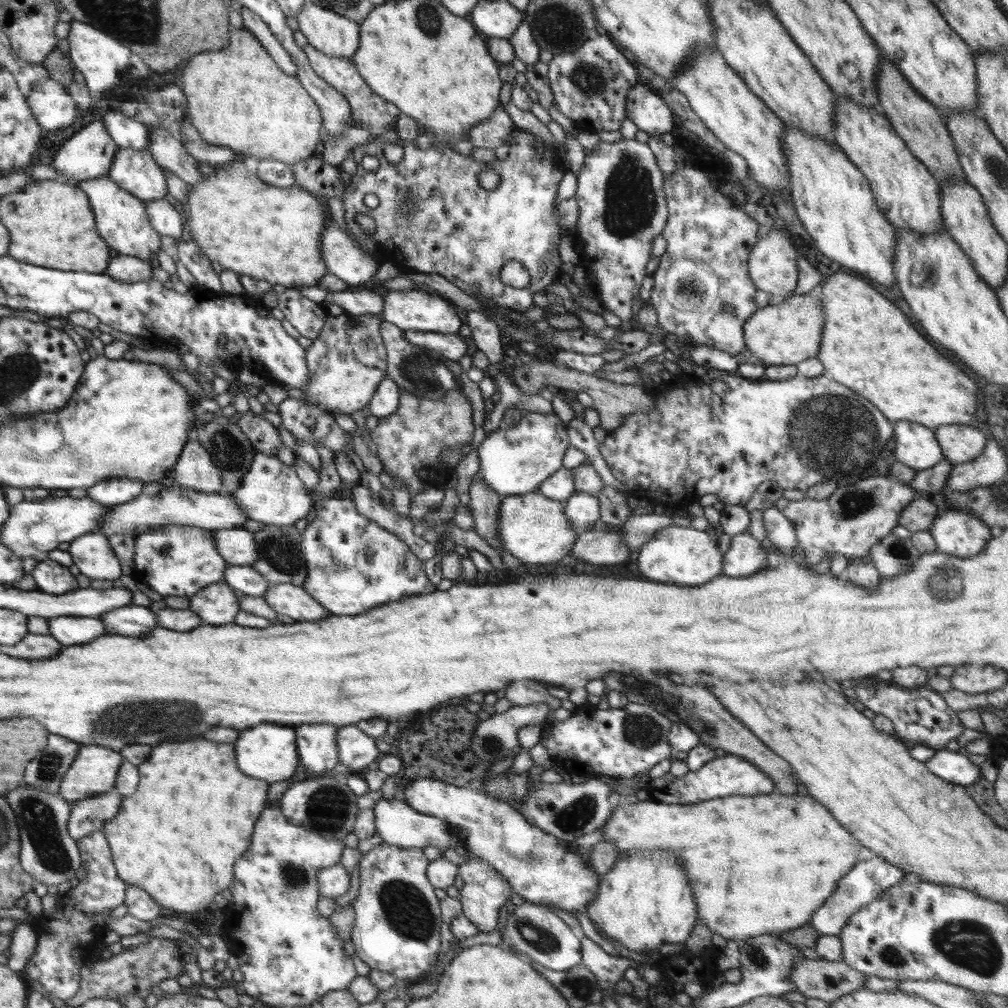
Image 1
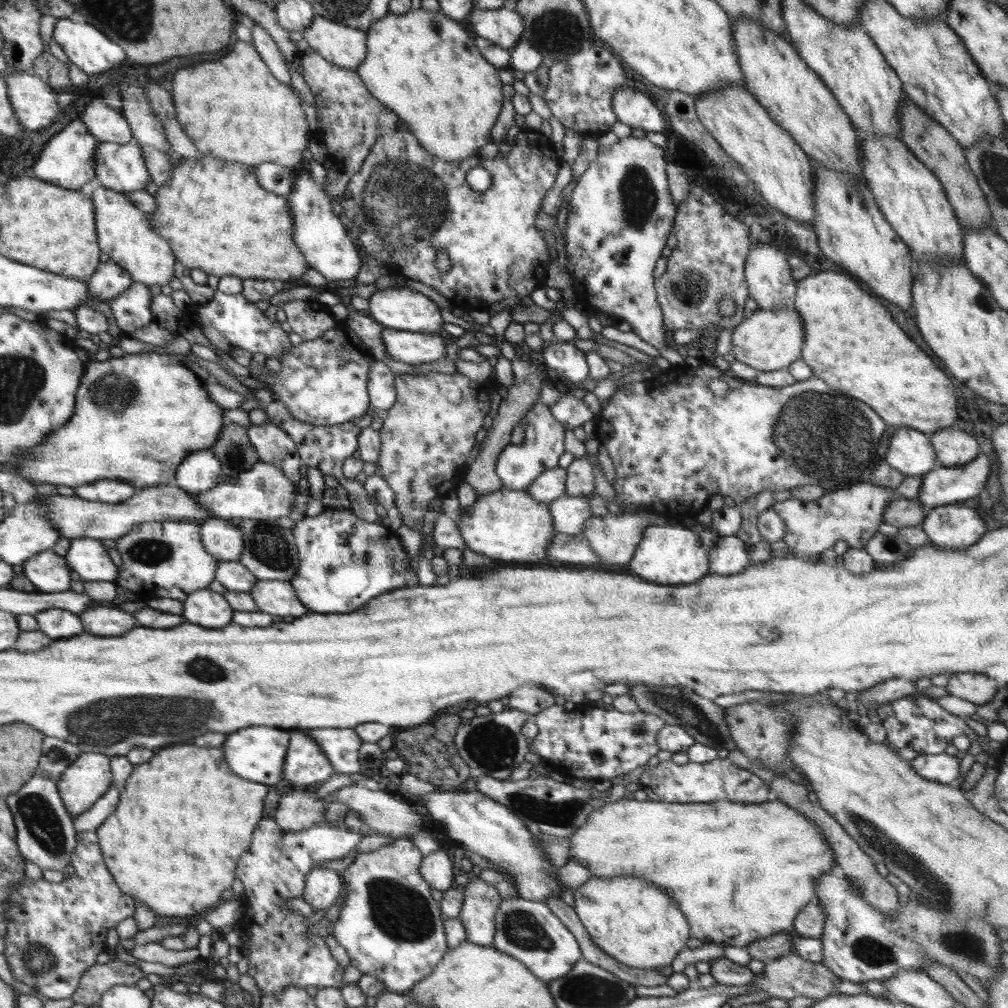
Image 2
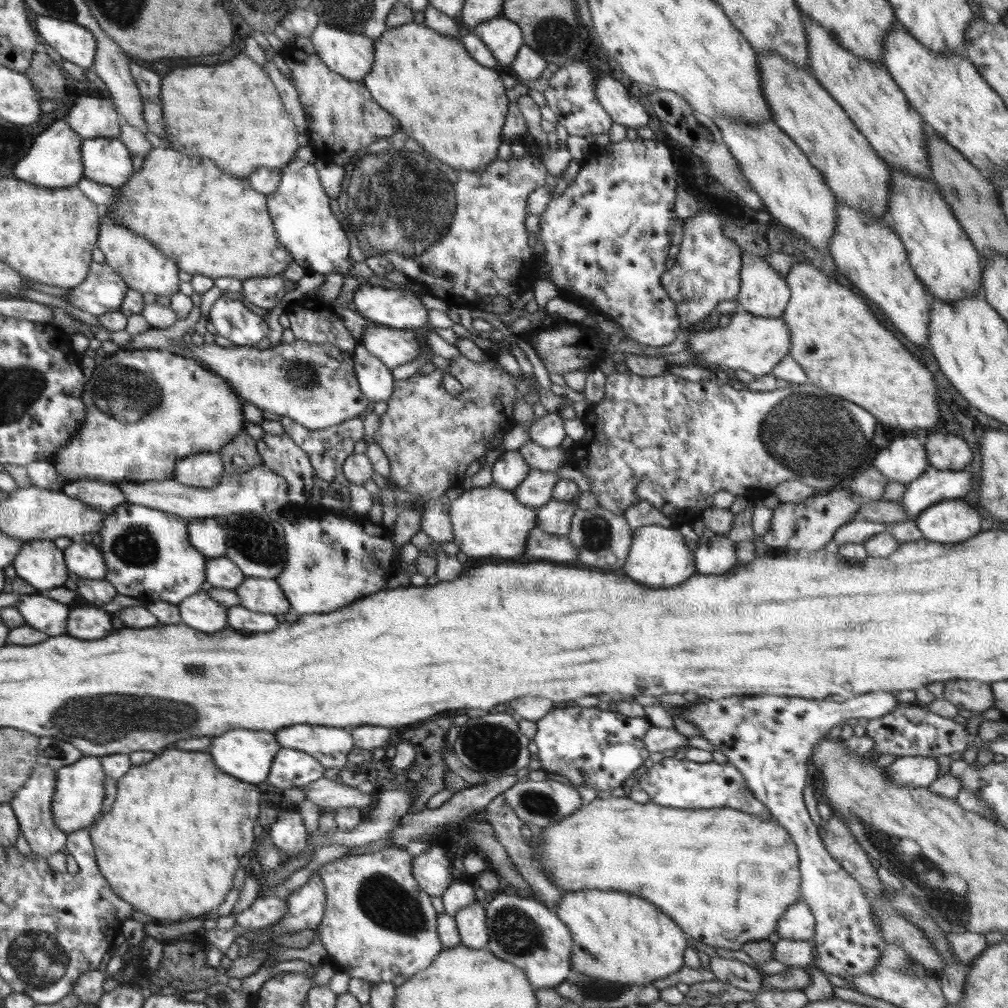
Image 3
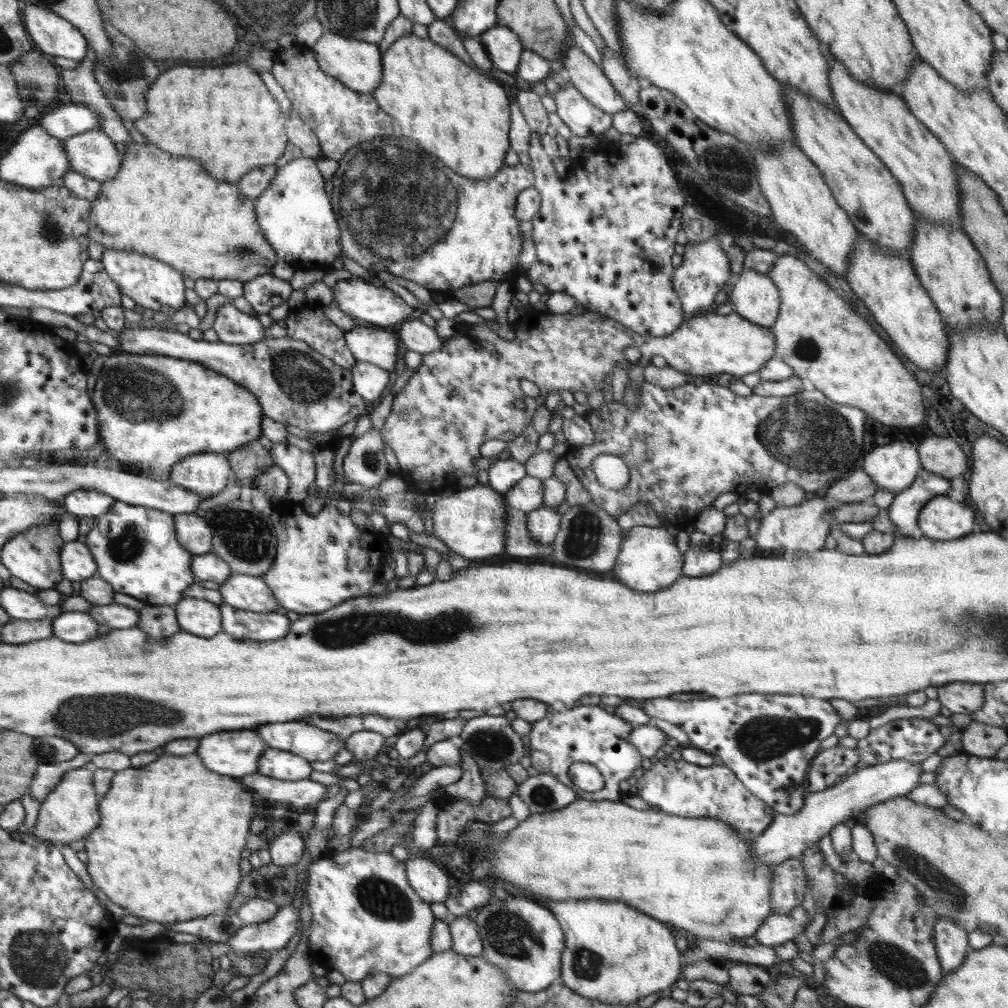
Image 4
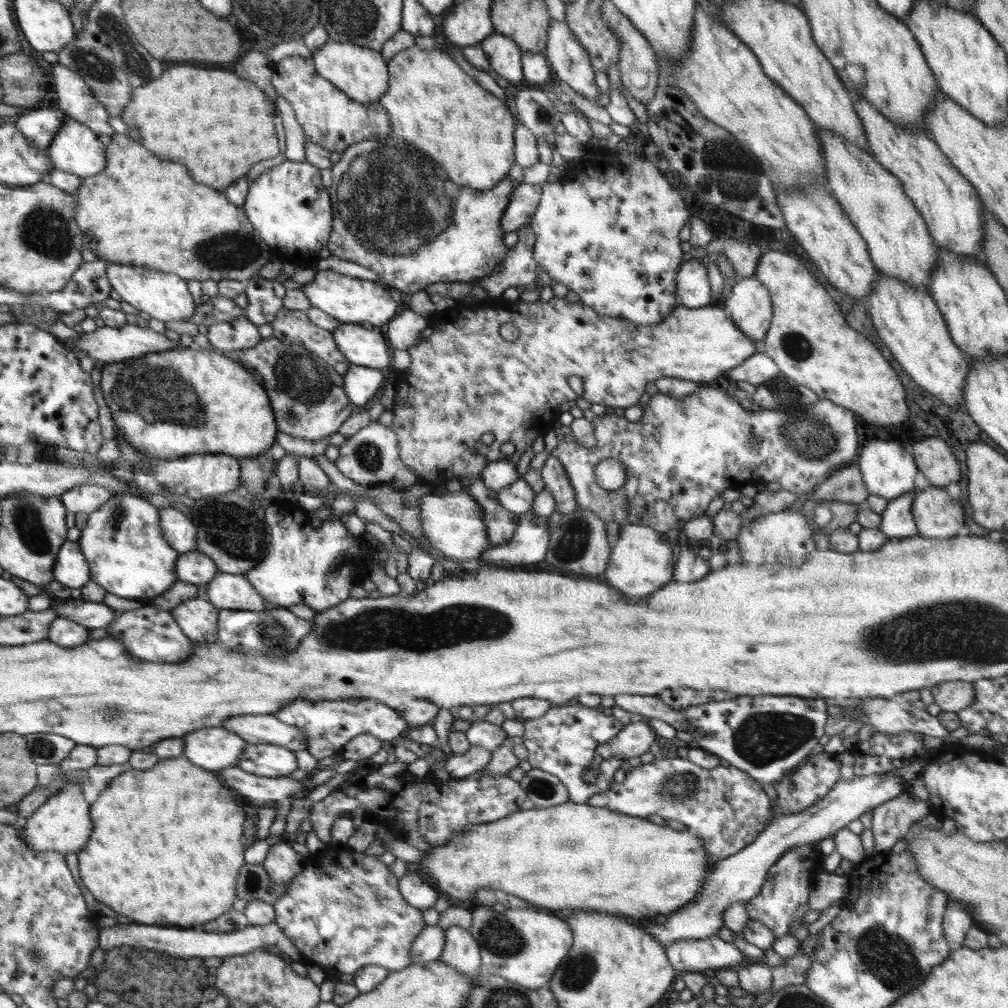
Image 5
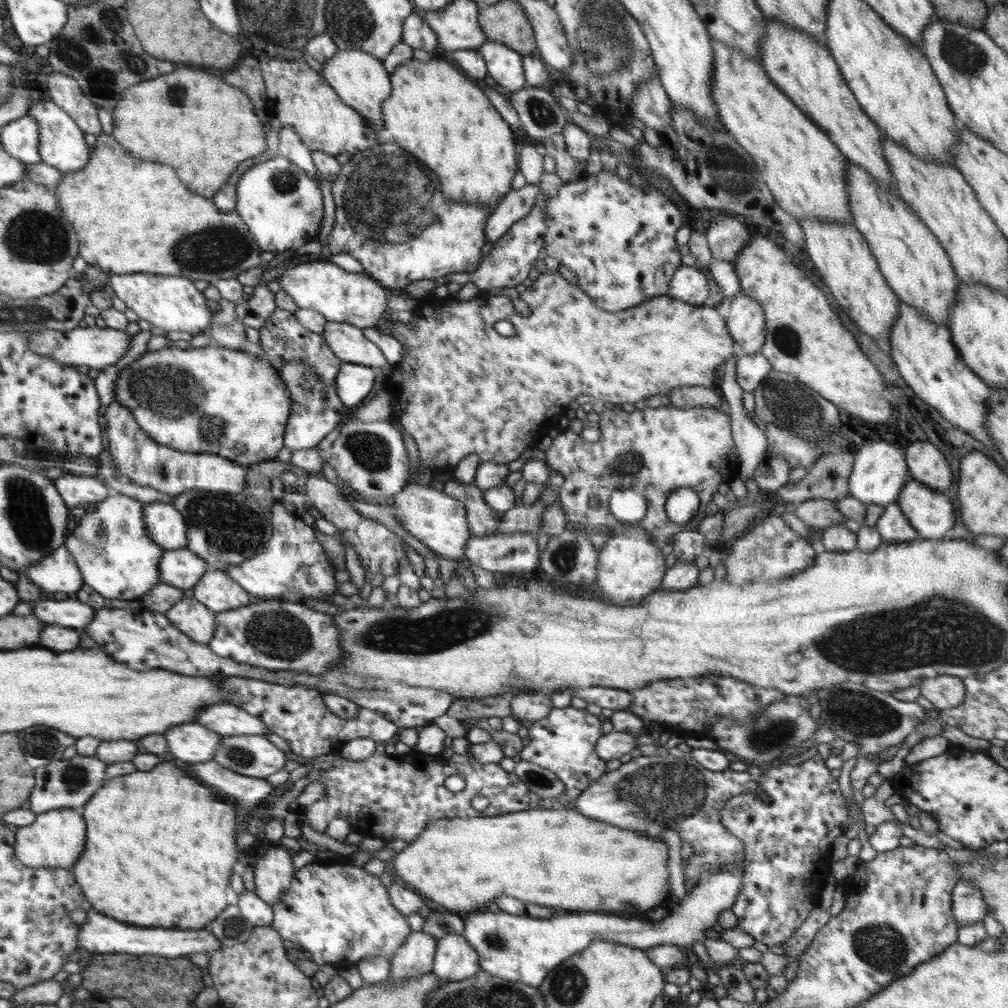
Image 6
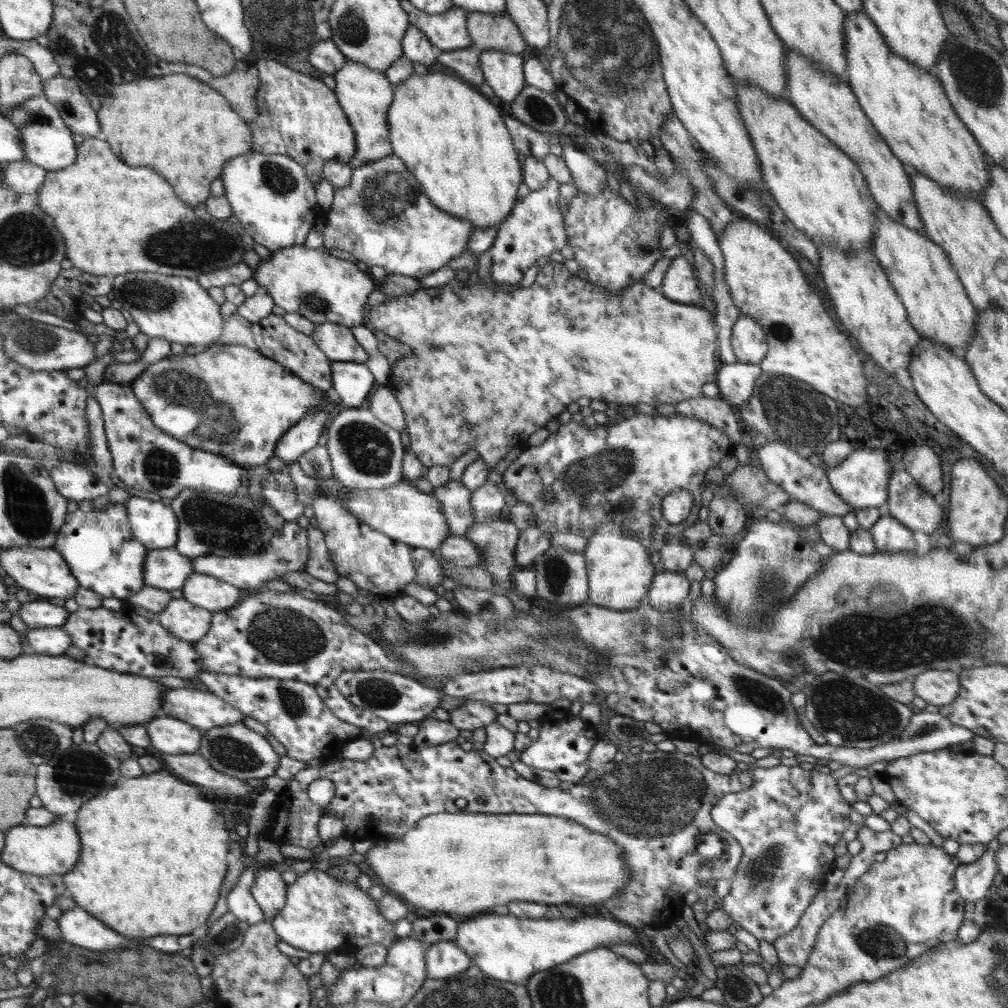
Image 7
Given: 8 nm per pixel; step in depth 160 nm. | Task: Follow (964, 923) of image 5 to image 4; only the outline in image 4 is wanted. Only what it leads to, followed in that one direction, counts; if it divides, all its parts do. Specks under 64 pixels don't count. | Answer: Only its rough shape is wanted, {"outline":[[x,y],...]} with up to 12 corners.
{"outline":[[950,919],[935,924],[943,974],[969,952],[968,931]]}

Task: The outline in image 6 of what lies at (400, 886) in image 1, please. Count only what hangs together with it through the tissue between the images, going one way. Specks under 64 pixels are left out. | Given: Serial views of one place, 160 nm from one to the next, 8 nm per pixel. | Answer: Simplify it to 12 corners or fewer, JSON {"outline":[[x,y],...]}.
{"outline":[[363,866],[297,870],[271,927],[319,967],[412,932]]}

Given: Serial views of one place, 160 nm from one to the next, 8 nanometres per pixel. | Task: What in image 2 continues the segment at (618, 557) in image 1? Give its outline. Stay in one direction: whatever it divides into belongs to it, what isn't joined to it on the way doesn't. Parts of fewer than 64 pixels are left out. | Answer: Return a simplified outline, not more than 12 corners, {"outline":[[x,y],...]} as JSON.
{"outline":[[556,531],[547,556],[572,564],[602,564],[581,532]]}

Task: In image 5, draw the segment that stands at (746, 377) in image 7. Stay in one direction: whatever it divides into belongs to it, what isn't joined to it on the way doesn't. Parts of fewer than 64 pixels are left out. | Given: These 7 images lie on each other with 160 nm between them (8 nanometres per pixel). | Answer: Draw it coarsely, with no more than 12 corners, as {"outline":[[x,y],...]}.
{"outline":[[762,351],[726,372],[731,382],[758,386],[780,375]]}

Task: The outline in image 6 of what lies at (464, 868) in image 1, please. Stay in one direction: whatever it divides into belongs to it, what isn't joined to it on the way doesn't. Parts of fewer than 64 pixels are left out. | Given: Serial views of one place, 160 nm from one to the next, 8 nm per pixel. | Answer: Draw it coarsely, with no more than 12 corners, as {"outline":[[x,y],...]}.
{"outline":[[466,937],[439,939],[431,972],[446,981],[481,968]]}

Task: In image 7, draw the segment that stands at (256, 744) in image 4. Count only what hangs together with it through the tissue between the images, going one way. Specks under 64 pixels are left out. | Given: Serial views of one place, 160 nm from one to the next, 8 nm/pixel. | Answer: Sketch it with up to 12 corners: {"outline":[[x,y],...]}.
{"outline":[[163,714],[144,724],[151,751],[191,755],[204,731]]}

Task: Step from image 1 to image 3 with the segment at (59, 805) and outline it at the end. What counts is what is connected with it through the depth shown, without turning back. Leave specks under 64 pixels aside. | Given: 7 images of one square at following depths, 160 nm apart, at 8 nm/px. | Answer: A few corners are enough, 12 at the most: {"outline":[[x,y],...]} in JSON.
{"outline":[[38,766],[9,803],[32,853],[69,847],[51,804],[57,770]]}

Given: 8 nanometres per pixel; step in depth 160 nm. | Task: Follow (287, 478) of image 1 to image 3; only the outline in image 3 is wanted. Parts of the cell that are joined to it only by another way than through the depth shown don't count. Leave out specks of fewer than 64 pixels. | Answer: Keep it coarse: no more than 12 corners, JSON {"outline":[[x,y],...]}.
{"outline":[[265,465],[210,489],[116,480],[128,503],[188,520],[281,512],[286,480]]}

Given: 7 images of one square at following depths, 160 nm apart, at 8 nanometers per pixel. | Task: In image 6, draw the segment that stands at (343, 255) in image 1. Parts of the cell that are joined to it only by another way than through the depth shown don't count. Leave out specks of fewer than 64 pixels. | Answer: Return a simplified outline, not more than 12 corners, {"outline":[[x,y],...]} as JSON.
{"outline":[[285,156],[251,166],[234,210],[262,252],[318,238],[315,180]]}

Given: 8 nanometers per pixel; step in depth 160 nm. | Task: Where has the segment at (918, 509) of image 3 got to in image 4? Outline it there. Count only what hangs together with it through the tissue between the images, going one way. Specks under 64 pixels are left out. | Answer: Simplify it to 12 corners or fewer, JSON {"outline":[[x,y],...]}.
{"outline":[[921,470],[887,508],[897,536],[918,538],[919,510],[951,482]]}

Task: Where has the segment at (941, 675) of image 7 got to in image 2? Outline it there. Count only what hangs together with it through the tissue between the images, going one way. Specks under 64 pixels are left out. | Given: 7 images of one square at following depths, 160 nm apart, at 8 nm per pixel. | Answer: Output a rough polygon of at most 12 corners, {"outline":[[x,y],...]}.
{"outline":[[958,672],[947,694],[984,705],[1000,684],[990,676]]}

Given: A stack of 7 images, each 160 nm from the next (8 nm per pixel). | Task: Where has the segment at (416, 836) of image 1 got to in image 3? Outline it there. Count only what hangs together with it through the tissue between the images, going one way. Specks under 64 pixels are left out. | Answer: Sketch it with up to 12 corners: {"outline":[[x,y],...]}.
{"outline":[[324,777],[300,787],[321,811],[367,808],[377,792],[360,793]]}

